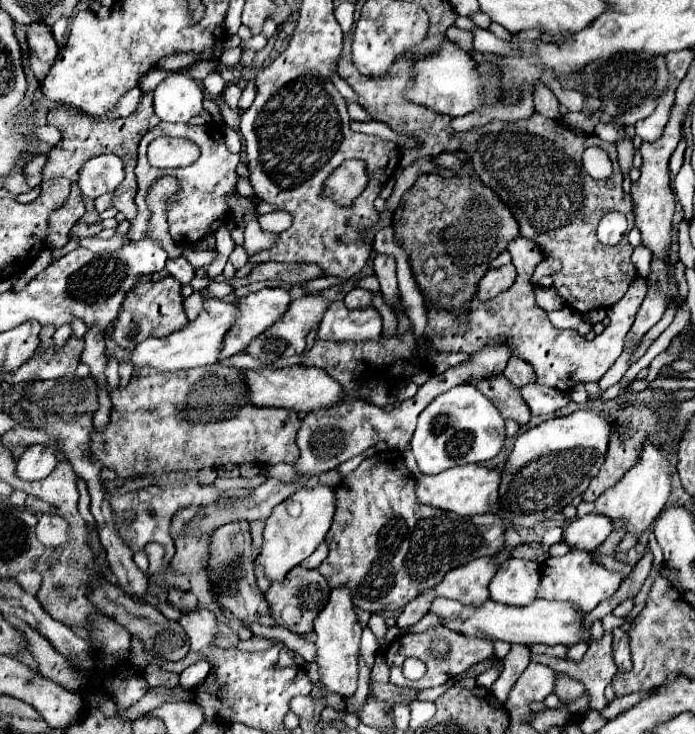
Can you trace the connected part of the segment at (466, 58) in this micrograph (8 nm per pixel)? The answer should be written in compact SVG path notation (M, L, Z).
M452 40L442 42L442 46L436 54L416 60L412 70L414 70L414 86L410 90L404 90L404 98L414 104L428 106L436 114L448 114L452 118L466 116L466 114L480 110L482 104L496 102L492 88L498 86L498 82L494 78L488 78L486 82L480 80L478 62L472 58L470 52L462 50Z

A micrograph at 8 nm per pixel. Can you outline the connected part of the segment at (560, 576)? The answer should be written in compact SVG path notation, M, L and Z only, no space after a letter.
M568 552L564 556L558 558L548 558L542 562L542 570L540 570L540 586L538 586L538 598L544 600L558 600L558 602L570 602L574 604L580 612L590 612L594 610L602 600L610 598L618 586L620 586L622 578L616 572L610 572L608 568L604 568L602 564L592 562L592 556L588 552Z

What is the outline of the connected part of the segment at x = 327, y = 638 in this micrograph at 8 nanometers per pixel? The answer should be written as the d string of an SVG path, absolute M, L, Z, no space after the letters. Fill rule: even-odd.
M332 590L328 604L314 620L316 632L316 664L320 672L320 684L334 694L354 696L358 684L358 648L360 648L360 622L354 612L348 590Z

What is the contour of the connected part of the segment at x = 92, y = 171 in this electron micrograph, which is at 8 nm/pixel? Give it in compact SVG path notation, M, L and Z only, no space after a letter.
M100 154L82 166L78 186L82 196L94 200L106 192L114 192L122 180L122 160L116 154Z

